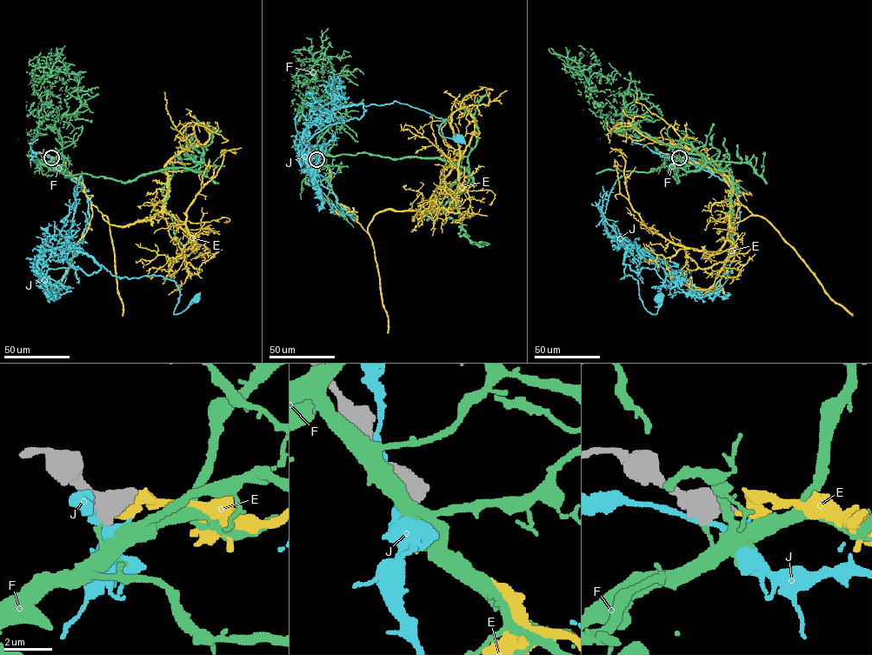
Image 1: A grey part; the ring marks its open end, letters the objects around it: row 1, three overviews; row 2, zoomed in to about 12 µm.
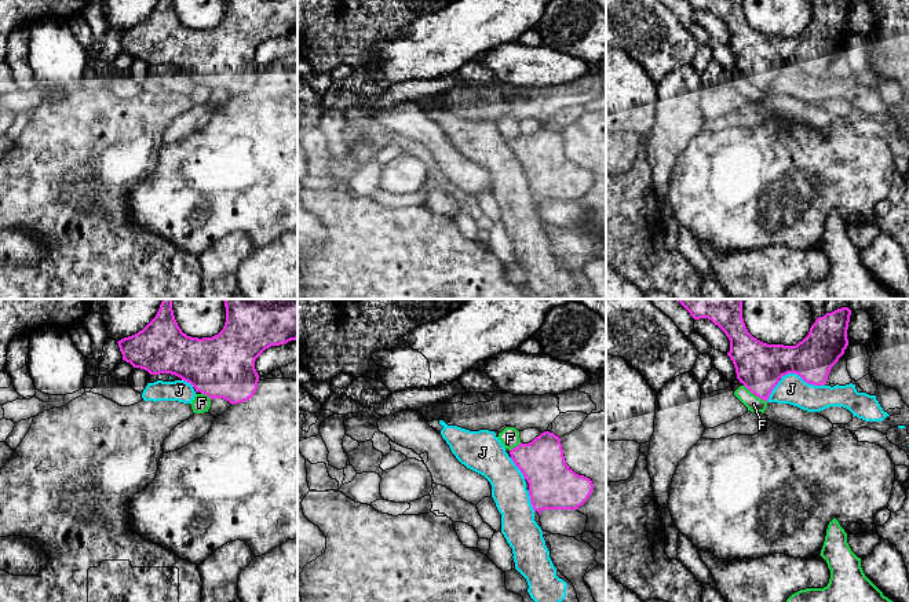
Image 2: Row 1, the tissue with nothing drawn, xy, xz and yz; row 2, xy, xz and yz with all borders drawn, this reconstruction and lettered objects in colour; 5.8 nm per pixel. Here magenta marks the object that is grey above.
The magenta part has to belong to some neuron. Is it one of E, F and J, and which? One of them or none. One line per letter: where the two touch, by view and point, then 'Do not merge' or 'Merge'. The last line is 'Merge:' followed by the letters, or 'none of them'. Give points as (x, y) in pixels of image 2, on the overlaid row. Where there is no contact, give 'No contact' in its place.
E: No contact. Merge
F: Touches magenta at yz (755, 394). Do not merge
J: Touches magenta at yz (802, 378). Do not merge
Merge: E

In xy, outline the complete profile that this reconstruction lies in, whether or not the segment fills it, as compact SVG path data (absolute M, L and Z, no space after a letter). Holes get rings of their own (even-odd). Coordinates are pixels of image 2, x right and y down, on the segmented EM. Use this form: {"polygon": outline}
{"polygon": "M163 299L156 317L138 333L118 340L123 360L150 375L171 373L211 399L245 402L258 390L256 358L269 347L297 339L297 299L223 299L226 322L212 338L191 338L179 328L174 299Z"}

